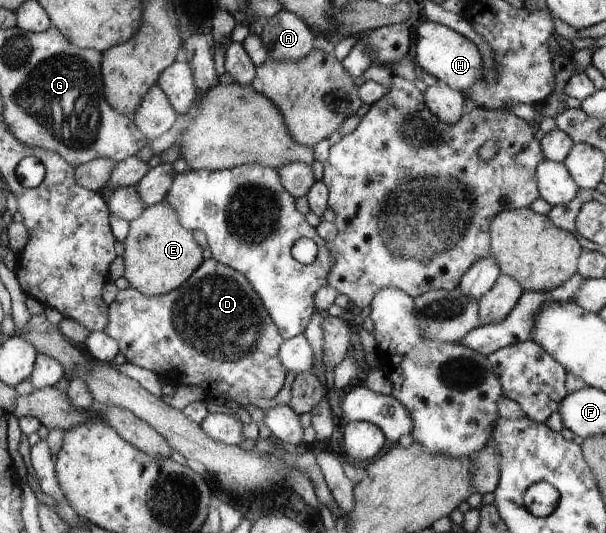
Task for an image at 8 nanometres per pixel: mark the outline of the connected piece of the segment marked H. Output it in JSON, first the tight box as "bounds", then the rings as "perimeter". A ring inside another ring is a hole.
{"bounds":[414,20,484,93],"perimeter":[[[429,20],[422,22],[416,30],[414,58],[423,71],[463,93],[484,76],[482,57],[476,44],[453,28]]]}

